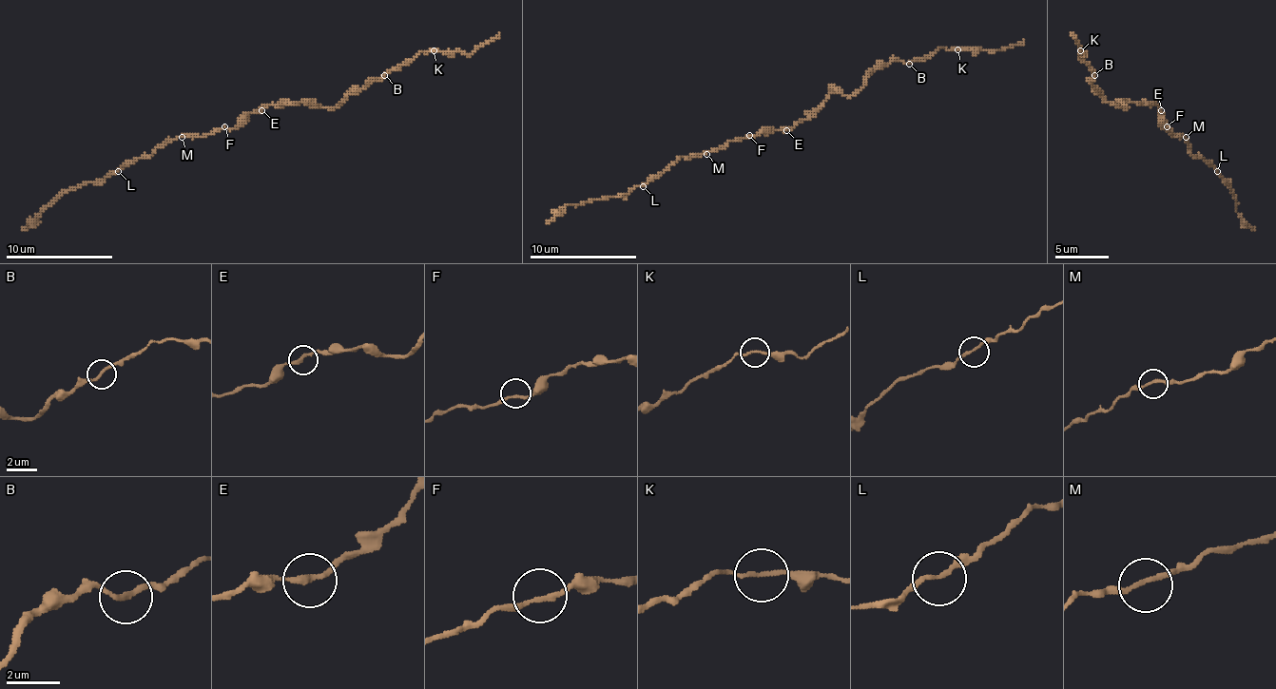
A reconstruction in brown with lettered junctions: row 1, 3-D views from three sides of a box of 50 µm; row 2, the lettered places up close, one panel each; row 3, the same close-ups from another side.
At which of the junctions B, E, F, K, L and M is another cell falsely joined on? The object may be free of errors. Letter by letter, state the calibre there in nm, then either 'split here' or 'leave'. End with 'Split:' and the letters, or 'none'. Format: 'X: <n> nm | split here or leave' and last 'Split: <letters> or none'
B: 200 nm | leave
E: 200 nm | leave
F: 170 nm | leave
K: 160 nm | leave
L: 160 nm | leave
M: 170 nm | leave
Split: none

